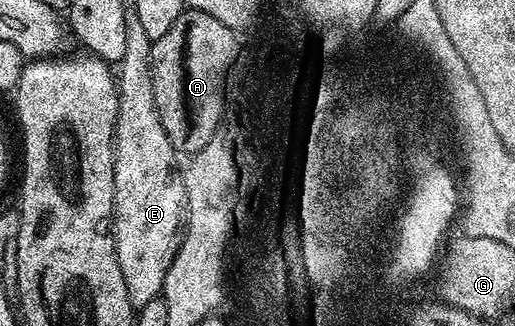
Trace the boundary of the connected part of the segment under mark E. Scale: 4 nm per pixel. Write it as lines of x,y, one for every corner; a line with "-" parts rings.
136,18
126,19
127,44
123,46
123,58
116,65
117,82
117,123
113,125
113,245
123,270
123,282
127,282
127,294
134,309
140,310
147,302
161,296
161,283
181,245
185,227
185,190
173,181
173,156
175,149
167,138
155,110
155,98
151,94
151,74
149,73
149,45
151,41
139,26

